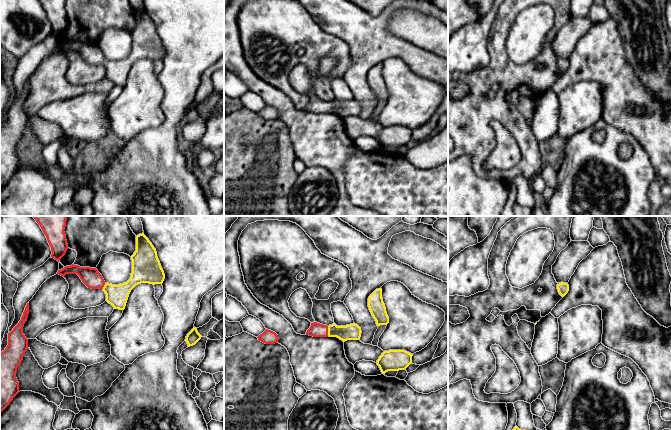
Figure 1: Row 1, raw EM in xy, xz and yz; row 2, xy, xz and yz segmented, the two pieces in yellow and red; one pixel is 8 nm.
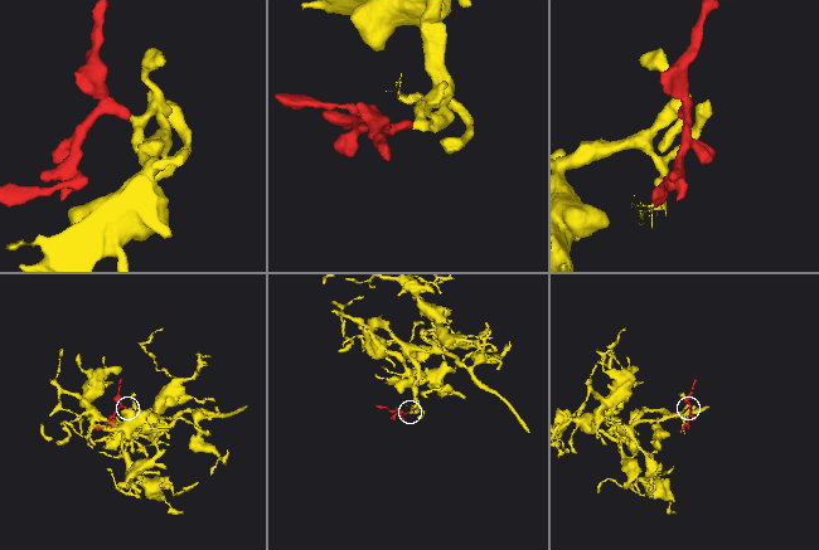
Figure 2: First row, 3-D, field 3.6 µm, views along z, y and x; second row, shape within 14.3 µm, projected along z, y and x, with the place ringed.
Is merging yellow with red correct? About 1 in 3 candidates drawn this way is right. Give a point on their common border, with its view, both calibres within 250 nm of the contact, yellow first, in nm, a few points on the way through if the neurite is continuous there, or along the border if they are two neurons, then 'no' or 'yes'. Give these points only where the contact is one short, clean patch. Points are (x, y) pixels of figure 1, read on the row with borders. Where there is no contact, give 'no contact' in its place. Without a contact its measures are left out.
contact xz (328, 331); calibres 130 and 110 nm; way xz (349, 332), (328, 331), (316, 329); yes

